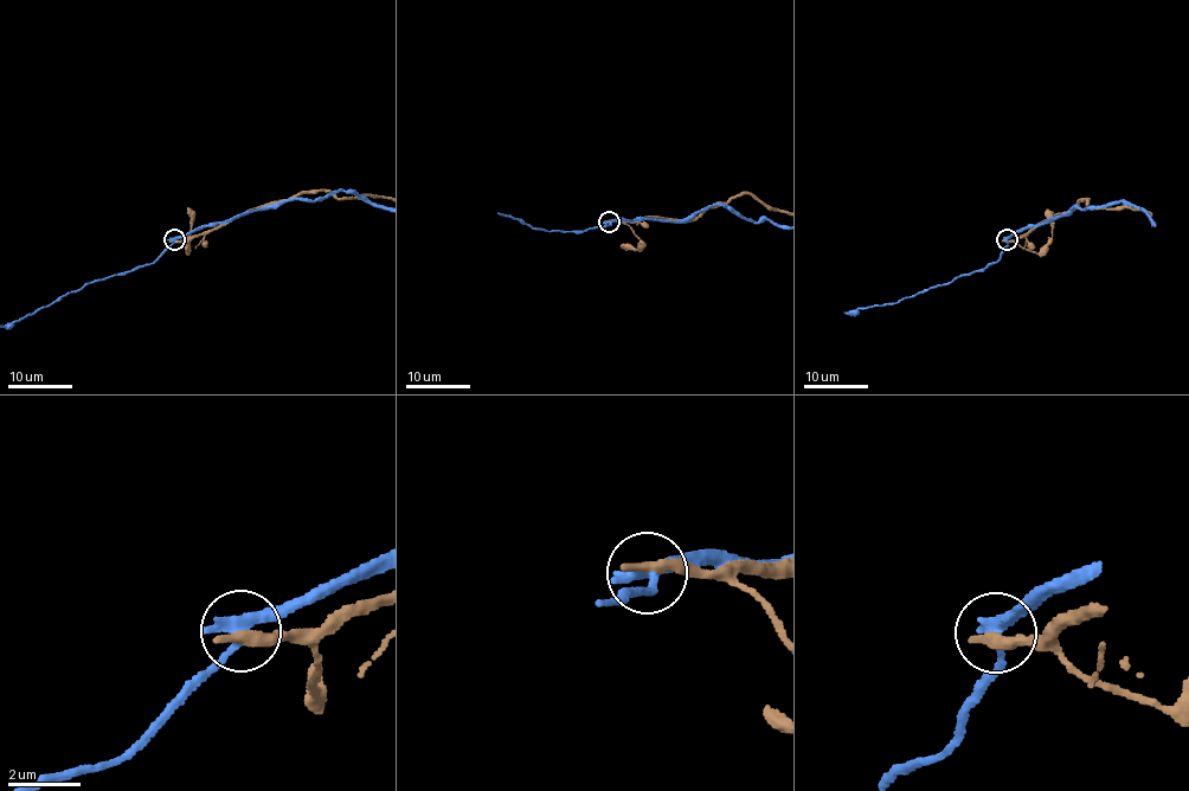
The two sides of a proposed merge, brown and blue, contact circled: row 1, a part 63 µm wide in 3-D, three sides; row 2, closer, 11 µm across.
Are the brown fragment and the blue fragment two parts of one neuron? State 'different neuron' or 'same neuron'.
different neuron

